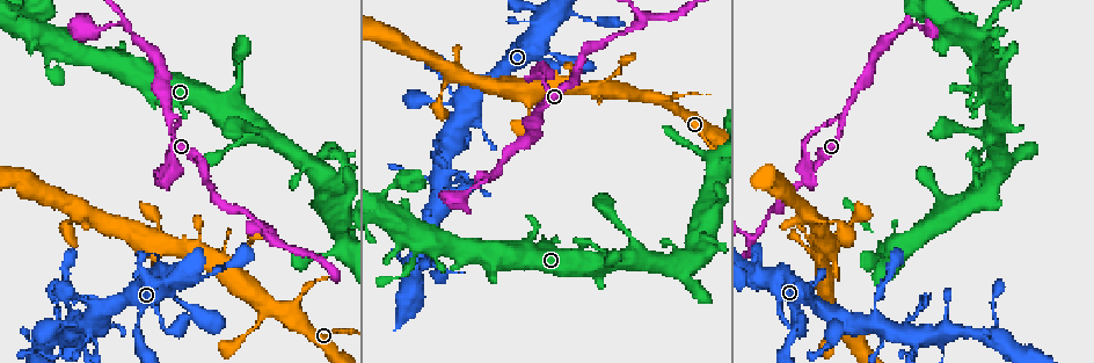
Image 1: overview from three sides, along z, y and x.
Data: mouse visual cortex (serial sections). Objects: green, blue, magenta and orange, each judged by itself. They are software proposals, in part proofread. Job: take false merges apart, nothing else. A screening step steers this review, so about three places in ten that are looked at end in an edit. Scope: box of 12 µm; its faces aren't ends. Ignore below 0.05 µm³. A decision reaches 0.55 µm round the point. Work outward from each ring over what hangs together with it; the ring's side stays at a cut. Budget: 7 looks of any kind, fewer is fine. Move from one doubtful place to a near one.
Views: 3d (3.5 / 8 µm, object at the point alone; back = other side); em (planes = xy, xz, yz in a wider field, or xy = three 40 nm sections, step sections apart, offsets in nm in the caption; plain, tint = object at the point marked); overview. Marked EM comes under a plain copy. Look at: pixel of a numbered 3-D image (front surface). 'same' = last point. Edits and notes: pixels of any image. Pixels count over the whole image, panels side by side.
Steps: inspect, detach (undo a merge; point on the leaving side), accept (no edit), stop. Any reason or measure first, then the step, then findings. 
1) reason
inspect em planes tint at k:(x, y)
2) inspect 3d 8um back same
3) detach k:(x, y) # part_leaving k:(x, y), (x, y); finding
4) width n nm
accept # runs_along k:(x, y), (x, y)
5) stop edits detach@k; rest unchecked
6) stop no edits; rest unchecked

abrupt turn
inspect 3d 3.5um back at 1:(541, 108)

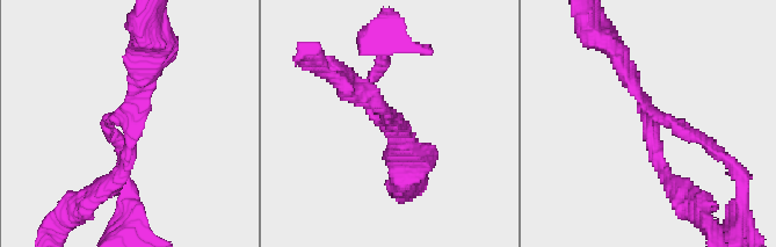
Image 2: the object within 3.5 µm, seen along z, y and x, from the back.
arms 3; arm_widths 150, 200, 250 nm; shape alone is not enough
inspect em xy step 1 tint at 2:(394, 122)

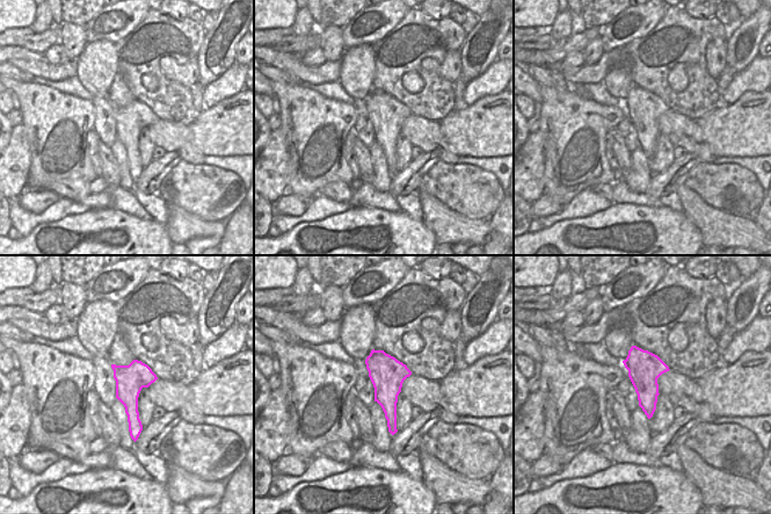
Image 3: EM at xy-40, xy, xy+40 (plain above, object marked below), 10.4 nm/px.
inspect em xy step 3 tint same

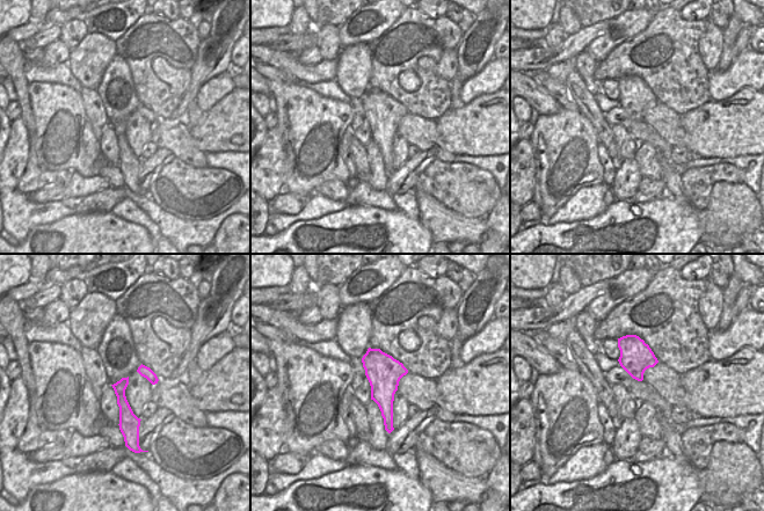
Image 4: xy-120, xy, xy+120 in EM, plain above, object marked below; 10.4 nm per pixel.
accept # runs_along 2:(676, 188), (616, 52); continuous, no second cell

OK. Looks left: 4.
three-way junction
inspect 3d 8um at 1:(642, 21)

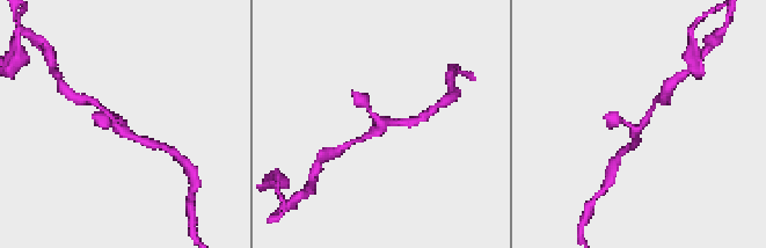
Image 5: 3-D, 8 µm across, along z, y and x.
inspect 3d 3.5um at 5:(639, 130)

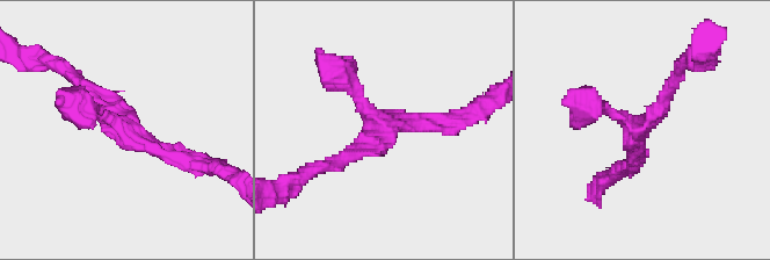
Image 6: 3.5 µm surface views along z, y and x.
arms 3; arm_widths 150, 200, 200 nm
inspect em xy step 5 tint at 6:(383, 133)

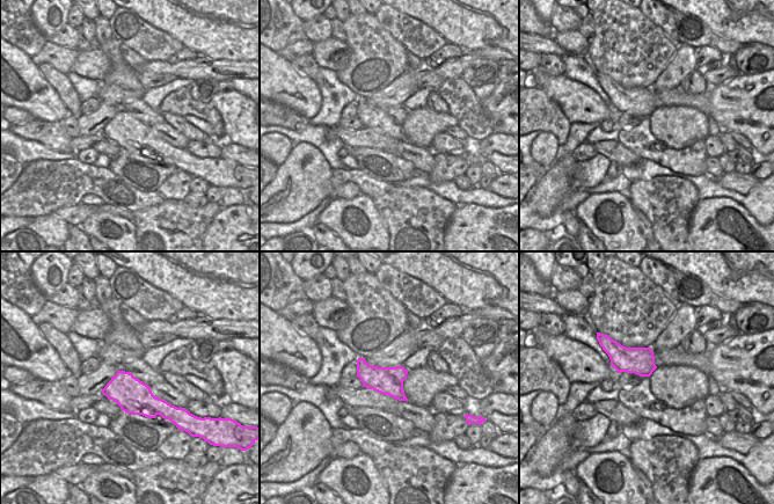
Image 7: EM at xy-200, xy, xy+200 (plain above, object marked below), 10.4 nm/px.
accept # one cell here

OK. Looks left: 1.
stop no edits; rest unchecked

